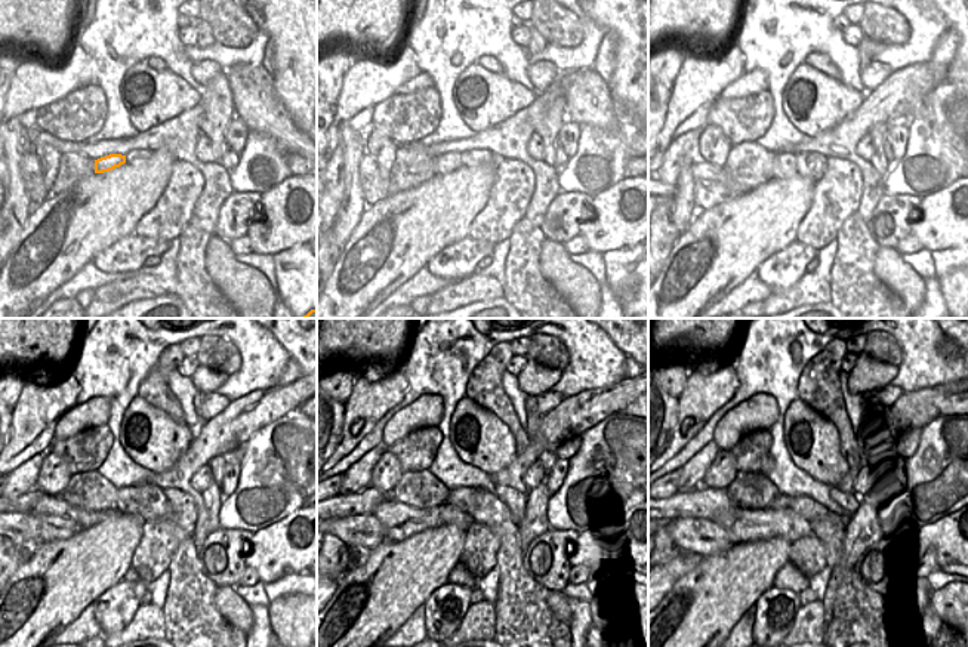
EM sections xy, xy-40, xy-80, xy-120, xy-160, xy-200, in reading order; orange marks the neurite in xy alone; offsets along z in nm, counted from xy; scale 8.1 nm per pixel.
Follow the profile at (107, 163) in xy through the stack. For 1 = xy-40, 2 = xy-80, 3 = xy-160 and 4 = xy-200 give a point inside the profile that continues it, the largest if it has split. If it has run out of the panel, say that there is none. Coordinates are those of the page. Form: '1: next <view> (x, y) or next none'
1: next xy-40 (447, 163)
2: next xy-80 (785, 163)
3: next xy-160 (461, 498)
4: next xy-200 (794, 502)

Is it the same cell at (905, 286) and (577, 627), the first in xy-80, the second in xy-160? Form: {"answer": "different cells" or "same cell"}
{"answer": "different cells"}

